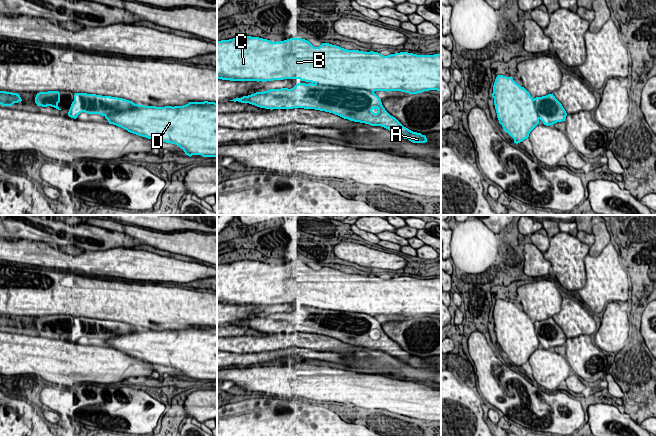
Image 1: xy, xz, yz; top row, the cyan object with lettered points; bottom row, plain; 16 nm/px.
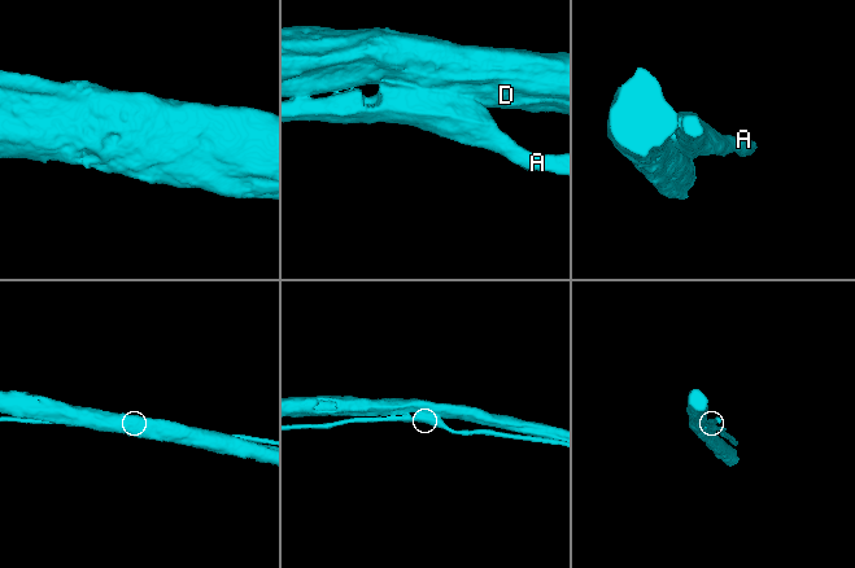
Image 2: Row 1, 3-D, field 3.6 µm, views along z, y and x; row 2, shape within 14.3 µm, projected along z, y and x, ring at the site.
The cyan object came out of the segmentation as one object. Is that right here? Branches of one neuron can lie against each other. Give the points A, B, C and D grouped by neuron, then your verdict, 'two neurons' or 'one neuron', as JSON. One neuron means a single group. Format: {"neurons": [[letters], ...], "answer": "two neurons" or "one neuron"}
{"neurons": [["A"], ["B", "C", "D"]], "answer": "two neurons"}

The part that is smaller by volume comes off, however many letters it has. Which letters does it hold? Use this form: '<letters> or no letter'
A

